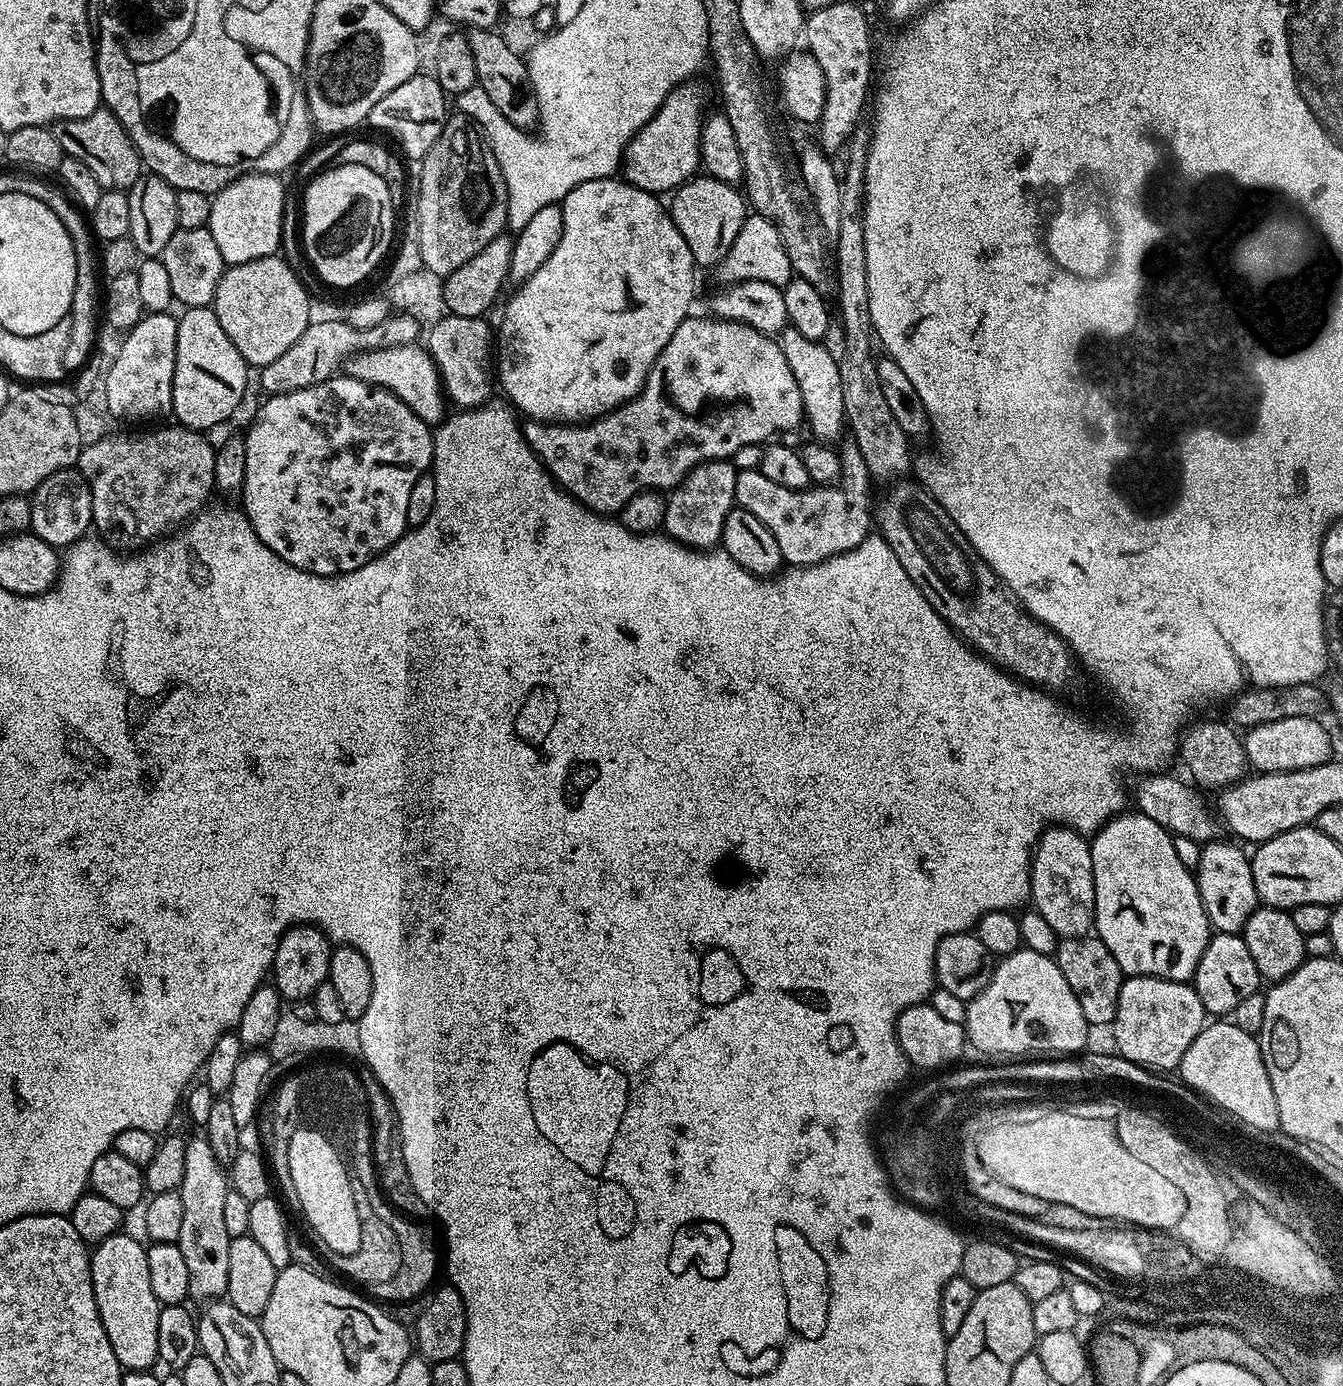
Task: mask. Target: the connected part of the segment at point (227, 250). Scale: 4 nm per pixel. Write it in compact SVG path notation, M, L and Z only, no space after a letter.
M250 172L229 180L212 196L208 219L210 234L218 242L225 265L250 262L254 258L275 256L281 251L280 235L284 232L284 184L271 172Z

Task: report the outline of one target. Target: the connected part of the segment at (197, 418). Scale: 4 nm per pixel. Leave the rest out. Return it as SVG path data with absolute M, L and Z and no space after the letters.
M184 308L181 313L177 322L171 415L177 416L183 427L209 430L230 419L243 402L250 366L238 354L238 346L226 338L215 308Z

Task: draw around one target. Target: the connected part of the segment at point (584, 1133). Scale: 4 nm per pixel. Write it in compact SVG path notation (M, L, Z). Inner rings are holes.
M559 1044L548 1046L548 1050L542 1050L540 1056L534 1060L534 1068L528 1078L528 1092L526 1092L526 1116L534 1132L550 1144L554 1150L560 1150L564 1156L568 1156L574 1162L580 1162L580 1168L584 1170L598 1170L608 1144L612 1140L612 1134L616 1130L618 1116L622 1112L624 1104L624 1082L620 1086L620 1080L614 1082L612 1068L594 1068L590 1058L582 1058L582 1054L574 1054L573 1048L566 1048Z

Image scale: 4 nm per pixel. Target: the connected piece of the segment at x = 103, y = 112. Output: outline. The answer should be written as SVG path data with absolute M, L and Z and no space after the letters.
M98 107L94 114L86 118L57 120L51 125L51 130L54 138L58 138L58 146L62 146L65 156L73 156L78 158L78 162L86 162L86 166L90 166L90 174L98 178L101 189L130 189L142 174L141 153L126 134L122 122L118 122L118 118L108 108Z

